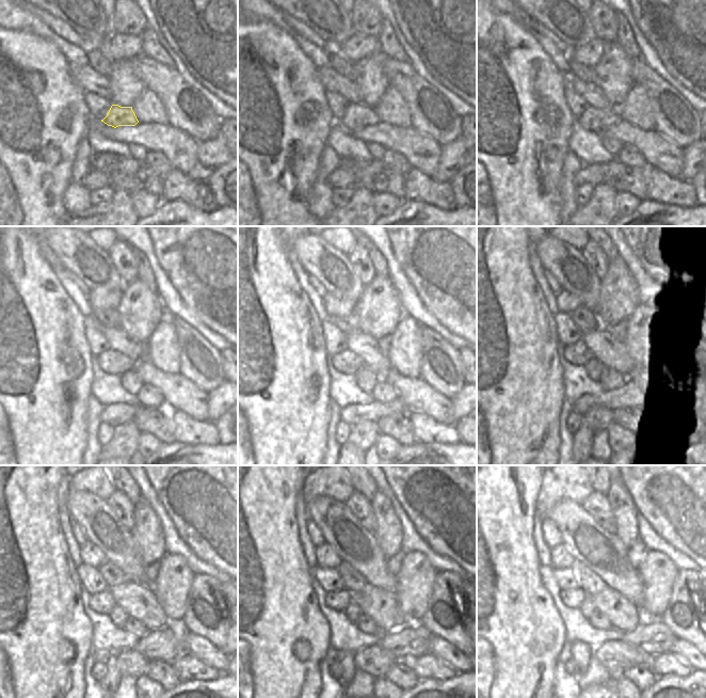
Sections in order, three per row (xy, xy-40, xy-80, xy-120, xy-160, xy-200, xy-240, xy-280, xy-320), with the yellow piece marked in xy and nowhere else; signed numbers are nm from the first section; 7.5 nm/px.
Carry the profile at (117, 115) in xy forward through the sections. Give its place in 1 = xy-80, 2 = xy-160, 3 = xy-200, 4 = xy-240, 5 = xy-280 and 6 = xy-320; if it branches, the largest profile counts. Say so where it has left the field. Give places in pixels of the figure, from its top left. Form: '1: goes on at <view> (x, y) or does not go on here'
1: goes on at xy-80 (593, 120)
2: goes on at xy-160 (347, 362)
3: goes on at xy-200 (588, 357)
4: goes on at xy-240 (102, 602)
5: goes on at xy-280 (338, 600)
6: goes on at xy-320 (573, 598)

